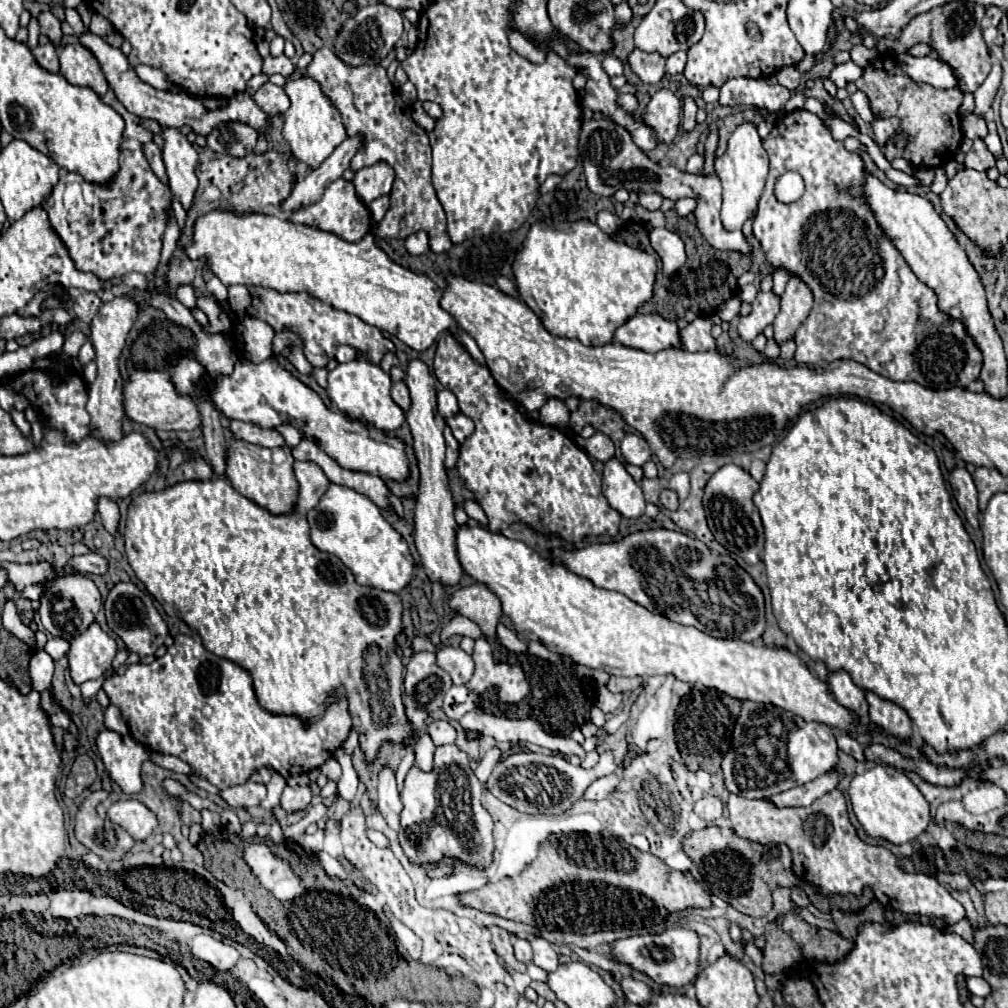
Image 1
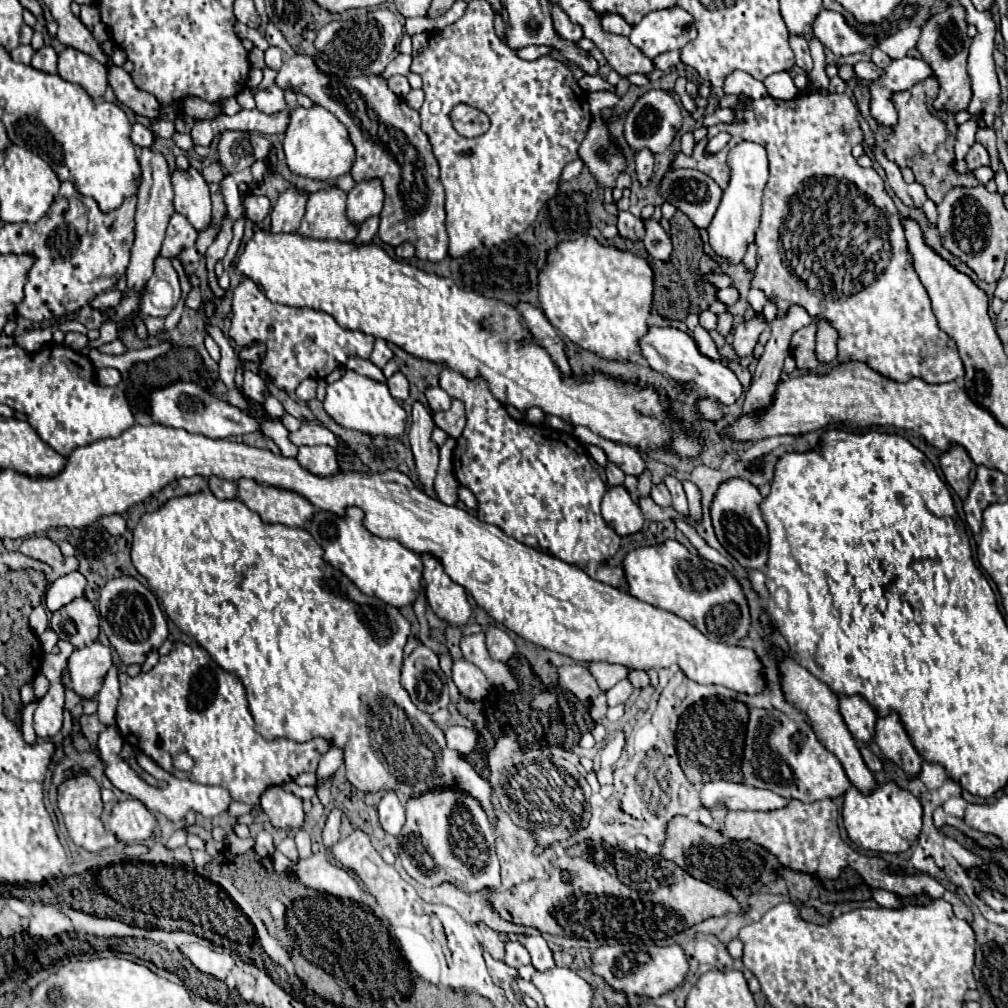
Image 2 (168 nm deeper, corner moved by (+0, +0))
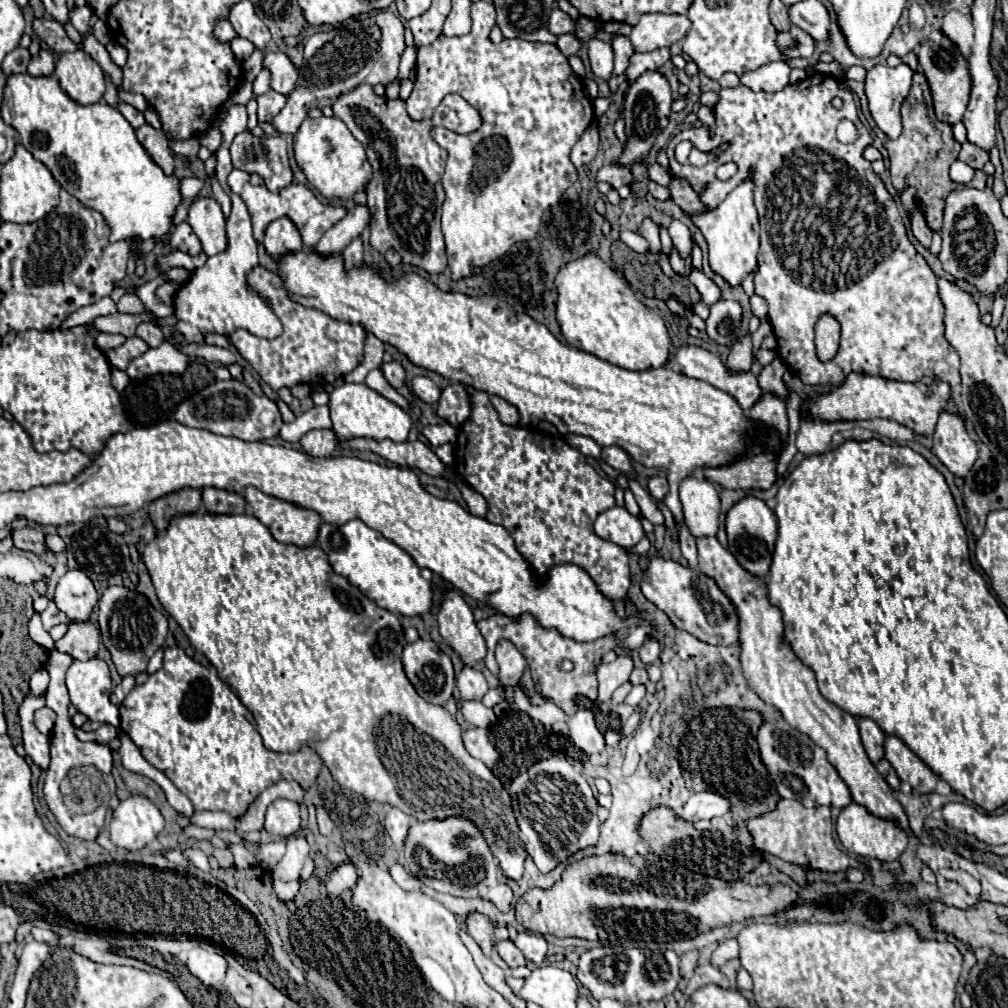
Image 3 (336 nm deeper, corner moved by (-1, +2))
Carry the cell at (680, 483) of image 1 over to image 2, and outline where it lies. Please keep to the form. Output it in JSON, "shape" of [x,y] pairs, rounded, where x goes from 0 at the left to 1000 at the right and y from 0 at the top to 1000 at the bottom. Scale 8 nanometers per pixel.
{"shape":[[[678,477],[677,481],[682,489],[682,497],[684,497],[684,511],[693,513],[693,485],[689,485],[689,481],[686,481],[686,477]]]}

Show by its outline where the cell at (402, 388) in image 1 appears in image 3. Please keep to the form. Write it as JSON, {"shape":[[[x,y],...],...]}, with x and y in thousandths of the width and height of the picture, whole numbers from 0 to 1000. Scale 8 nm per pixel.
{"shape":[[[387,358],[387,360],[379,360],[379,370],[383,374],[383,378],[391,384],[391,386],[397,386],[401,382],[401,376],[403,376],[403,370],[401,370],[401,364],[393,358]]]}

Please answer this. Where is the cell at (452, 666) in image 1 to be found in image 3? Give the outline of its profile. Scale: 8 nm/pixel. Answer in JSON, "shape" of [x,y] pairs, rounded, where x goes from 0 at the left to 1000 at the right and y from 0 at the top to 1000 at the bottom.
{"shape":[[[460,662],[452,672],[452,680],[454,680],[456,691],[460,695],[466,695],[466,693],[478,695],[478,691],[484,686],[484,678],[482,678],[478,666],[470,664],[470,662]]]}

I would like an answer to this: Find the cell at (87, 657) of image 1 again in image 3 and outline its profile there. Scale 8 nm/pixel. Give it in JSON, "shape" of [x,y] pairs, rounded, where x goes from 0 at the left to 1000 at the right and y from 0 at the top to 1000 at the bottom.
{"shape":[[[93,652],[89,656],[73,656],[65,670],[71,699],[89,715],[119,719],[117,701],[109,697],[109,666],[107,660]]]}

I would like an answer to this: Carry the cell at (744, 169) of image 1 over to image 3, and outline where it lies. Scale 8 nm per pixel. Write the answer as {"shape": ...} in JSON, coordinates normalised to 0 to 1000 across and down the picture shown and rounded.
{"shape":[[[738,180],[732,184],[714,203],[710,209],[683,213],[687,221],[696,229],[698,237],[702,239],[702,257],[704,267],[714,273],[724,285],[732,285],[742,271],[750,269],[750,251],[752,251],[752,213],[746,201],[746,180]]]}

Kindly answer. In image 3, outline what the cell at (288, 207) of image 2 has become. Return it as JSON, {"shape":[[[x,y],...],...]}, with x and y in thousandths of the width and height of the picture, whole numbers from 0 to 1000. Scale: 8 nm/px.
{"shape":[[[280,215],[266,223],[264,235],[262,235],[262,245],[270,257],[278,257],[284,251],[300,249],[300,237],[298,237],[298,231],[292,225],[292,221],[288,217]]]}

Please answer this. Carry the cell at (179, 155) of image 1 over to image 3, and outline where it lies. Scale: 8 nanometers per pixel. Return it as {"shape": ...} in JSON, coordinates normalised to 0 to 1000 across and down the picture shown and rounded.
{"shape":[[[196,195],[187,209],[187,223],[192,227],[196,237],[200,239],[202,251],[216,253],[222,251],[226,245],[226,235],[224,235],[224,217],[218,209],[218,203],[204,195]]]}

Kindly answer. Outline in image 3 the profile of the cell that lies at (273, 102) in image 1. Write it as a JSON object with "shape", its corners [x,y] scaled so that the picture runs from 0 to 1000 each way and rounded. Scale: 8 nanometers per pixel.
{"shape":[[[268,88],[266,92],[258,94],[254,100],[256,100],[256,120],[268,122],[278,112],[278,108],[284,104],[284,94]]]}

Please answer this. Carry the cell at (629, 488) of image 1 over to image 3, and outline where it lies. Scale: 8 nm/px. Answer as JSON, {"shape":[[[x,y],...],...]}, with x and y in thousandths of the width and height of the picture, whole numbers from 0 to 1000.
{"shape":[[[607,503],[595,509],[589,519],[589,529],[595,535],[615,541],[617,545],[629,543],[639,533],[639,525],[635,517],[627,513],[619,503]]]}

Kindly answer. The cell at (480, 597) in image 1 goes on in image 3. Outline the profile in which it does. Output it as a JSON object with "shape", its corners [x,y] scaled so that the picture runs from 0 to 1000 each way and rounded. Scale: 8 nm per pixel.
{"shape":[[[498,634],[492,642],[492,654],[496,660],[496,668],[494,674],[500,682],[504,680],[514,680],[520,664],[522,664],[522,654],[518,652],[518,648],[502,634]]]}

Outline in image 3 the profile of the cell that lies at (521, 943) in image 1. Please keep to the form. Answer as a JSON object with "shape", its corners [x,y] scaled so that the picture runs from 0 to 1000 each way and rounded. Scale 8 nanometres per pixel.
{"shape":[[[492,934],[492,943],[494,943],[494,947],[504,955],[504,959],[522,957],[520,947],[516,945],[516,941],[514,941],[508,934]]]}

